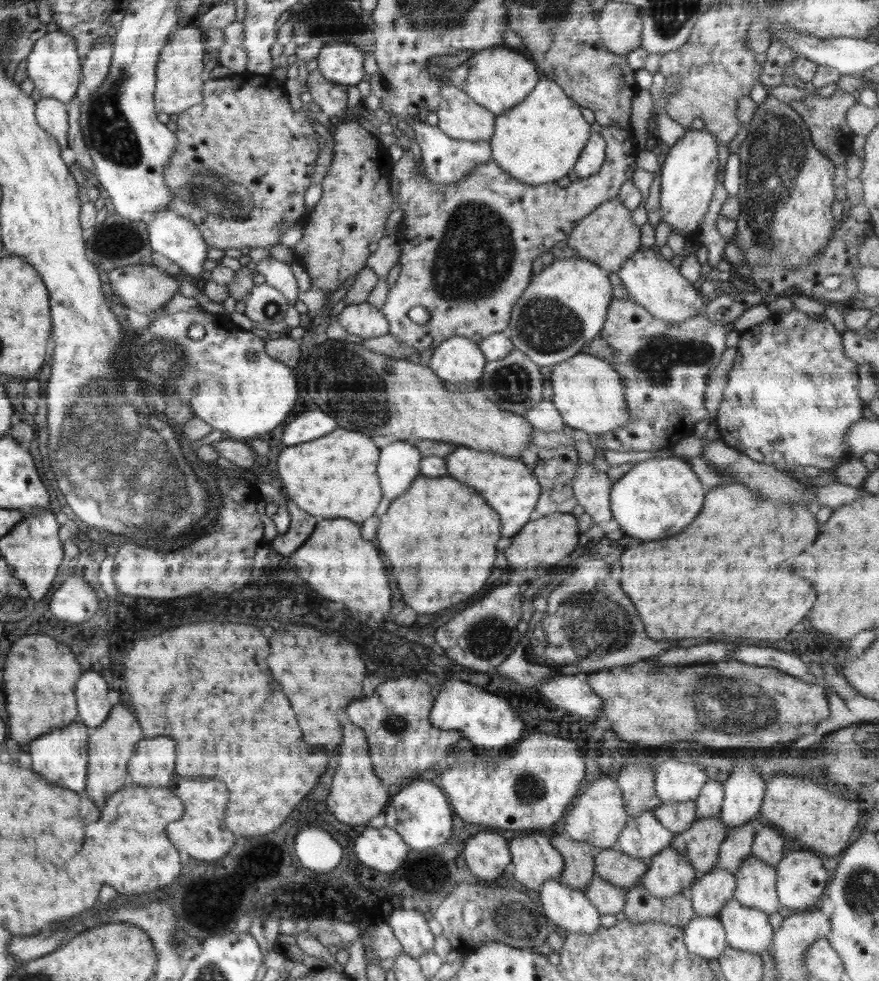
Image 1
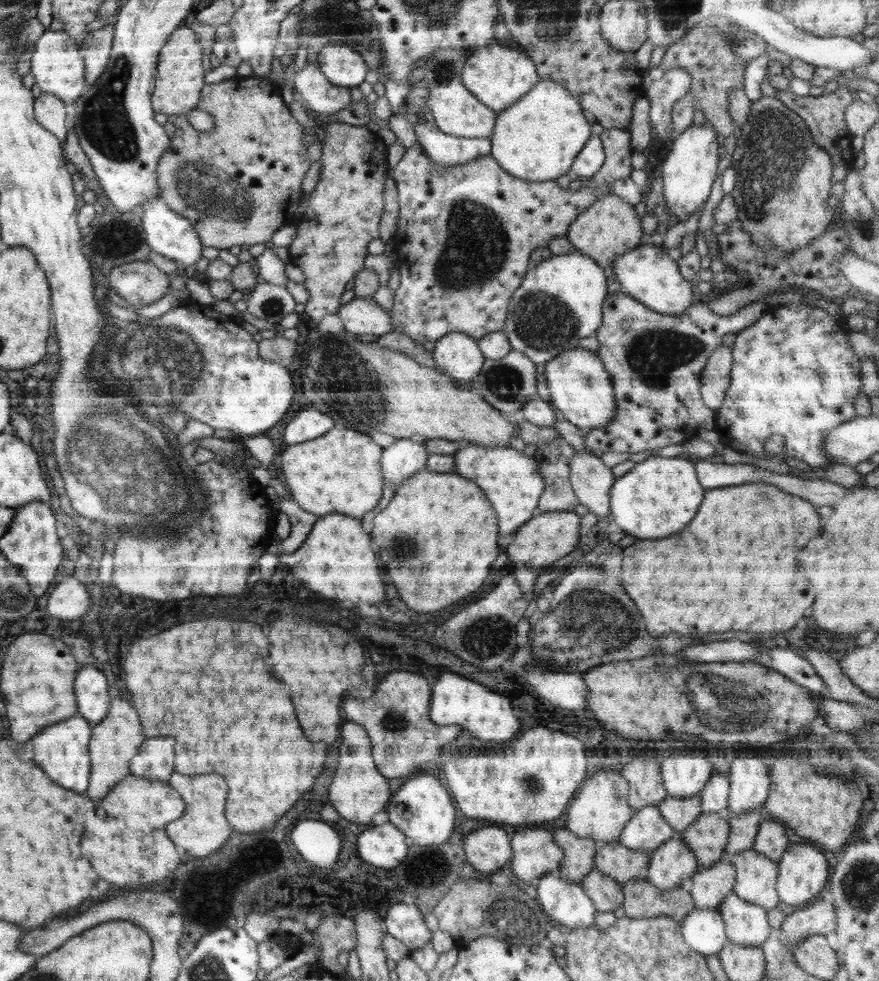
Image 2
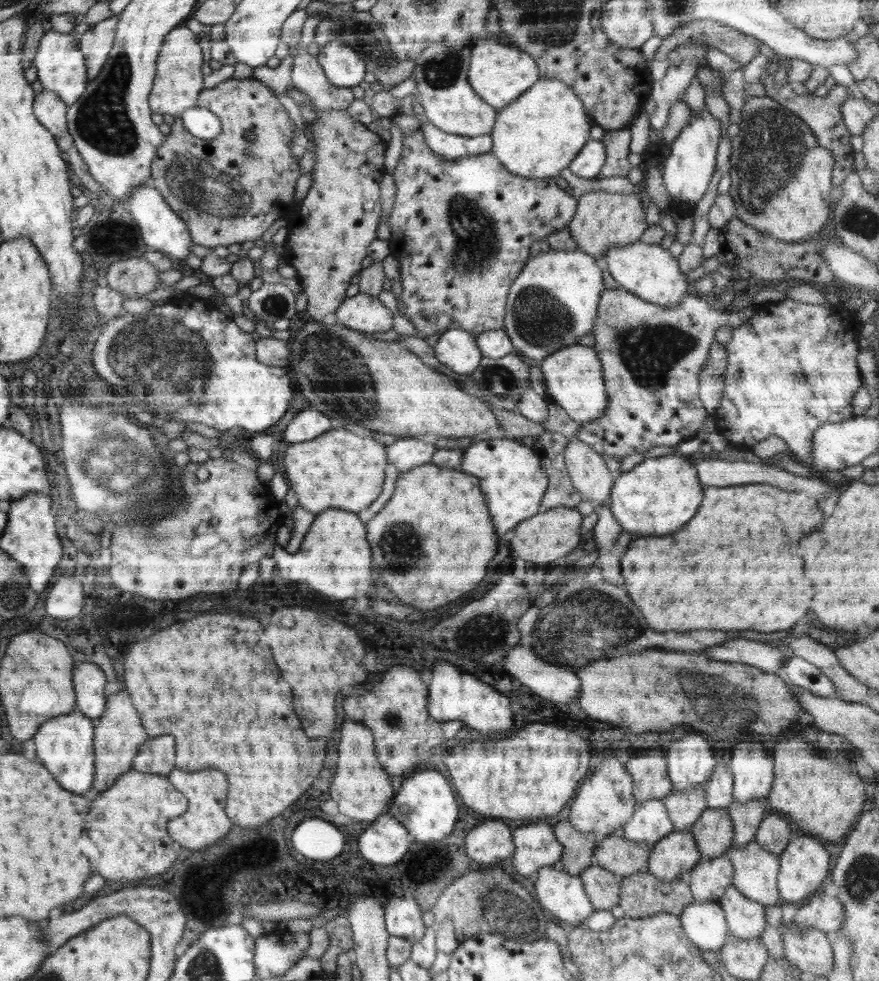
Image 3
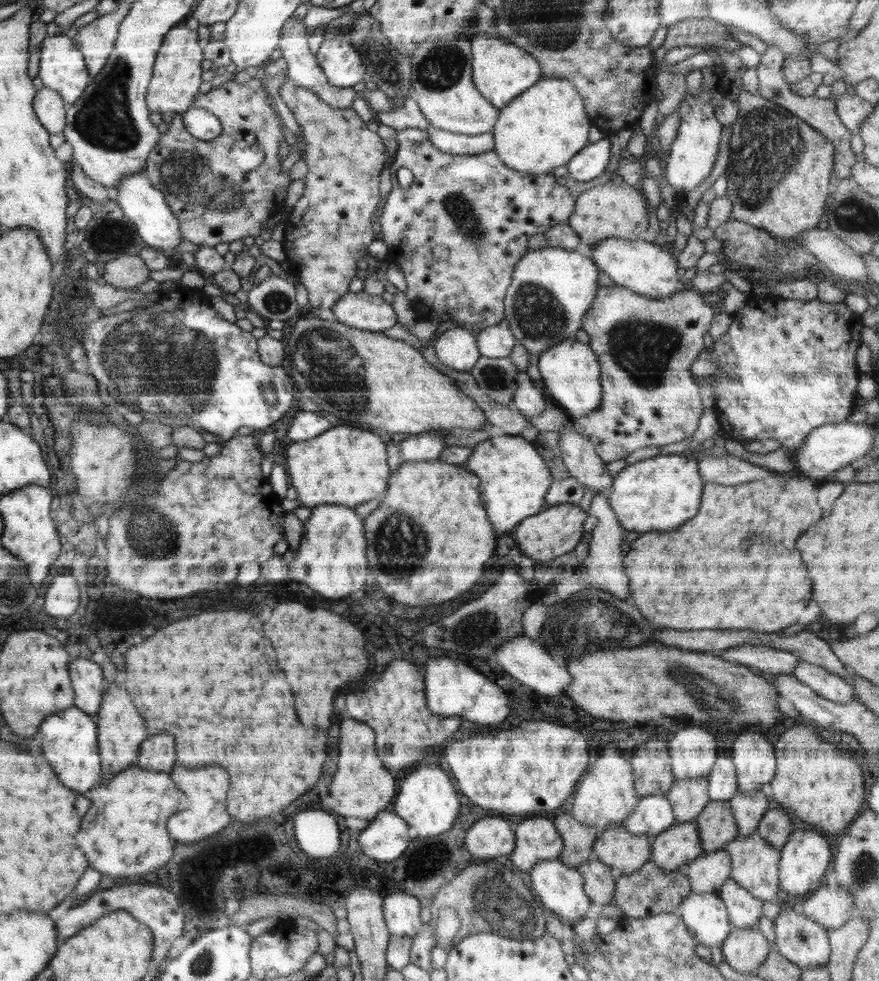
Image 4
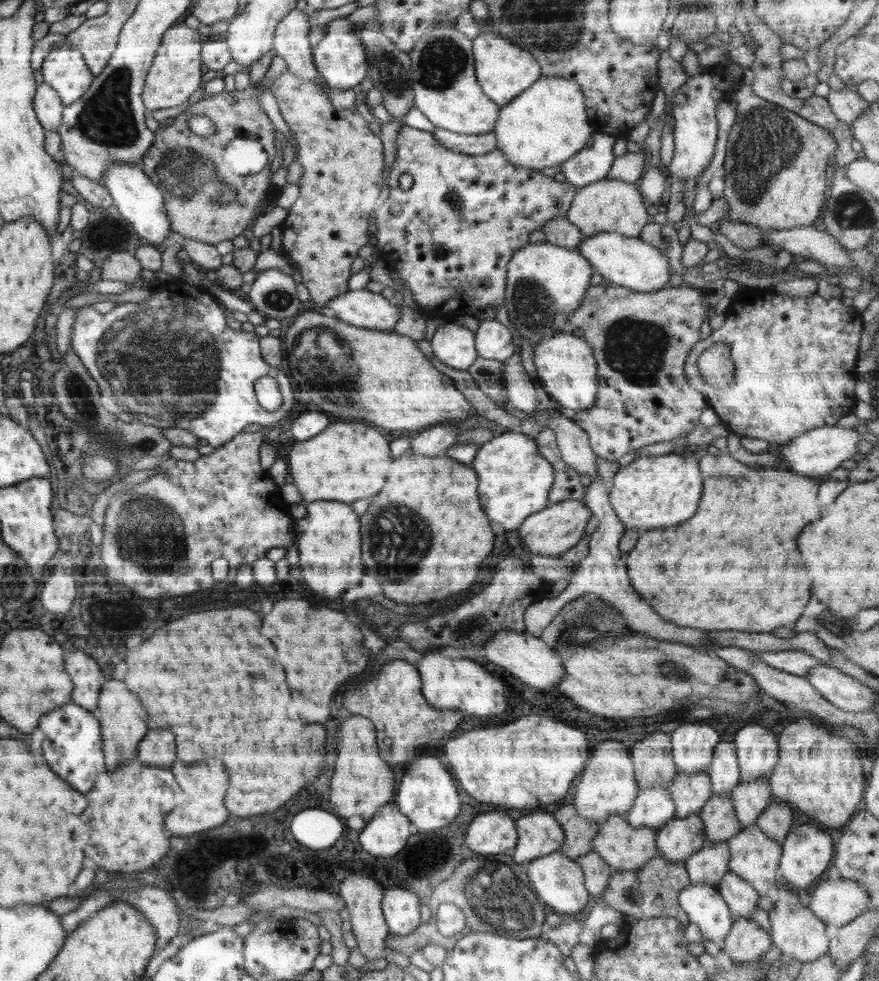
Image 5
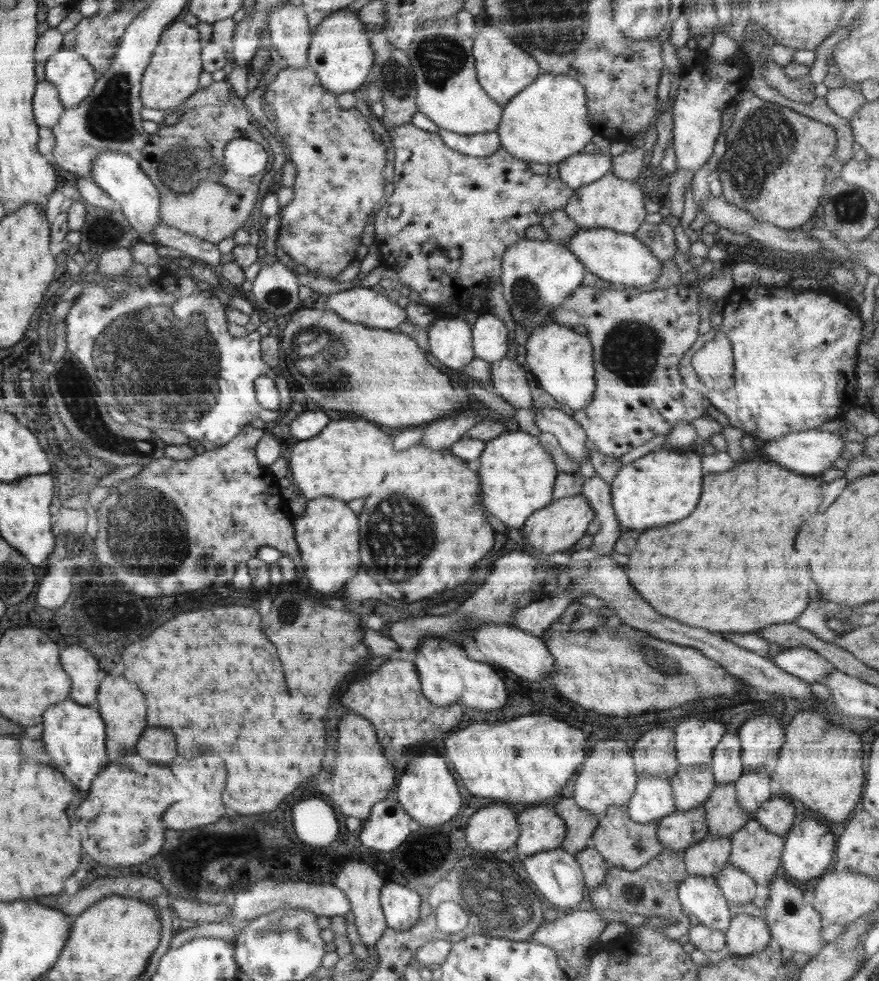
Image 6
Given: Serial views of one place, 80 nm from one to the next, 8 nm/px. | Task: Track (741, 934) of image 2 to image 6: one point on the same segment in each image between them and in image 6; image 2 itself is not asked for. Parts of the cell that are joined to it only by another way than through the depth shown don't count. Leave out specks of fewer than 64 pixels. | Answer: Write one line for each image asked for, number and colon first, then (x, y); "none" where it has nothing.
3: (745, 919)
4: (744, 911)
5: (740, 897)
6: (739, 889)

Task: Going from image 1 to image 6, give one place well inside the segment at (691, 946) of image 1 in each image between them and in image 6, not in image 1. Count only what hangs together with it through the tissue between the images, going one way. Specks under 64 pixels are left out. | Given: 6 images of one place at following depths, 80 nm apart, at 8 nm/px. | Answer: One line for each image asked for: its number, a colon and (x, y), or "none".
2: (703, 930)
3: (704, 923)
4: (704, 914)
5: (703, 905)
6: (700, 896)

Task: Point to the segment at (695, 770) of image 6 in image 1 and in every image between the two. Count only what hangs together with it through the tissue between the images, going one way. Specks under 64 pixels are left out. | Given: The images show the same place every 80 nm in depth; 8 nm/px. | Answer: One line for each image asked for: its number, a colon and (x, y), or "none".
1: (677, 817)
2: (679, 812)
3: (684, 807)
4: (688, 797)
5: (689, 792)

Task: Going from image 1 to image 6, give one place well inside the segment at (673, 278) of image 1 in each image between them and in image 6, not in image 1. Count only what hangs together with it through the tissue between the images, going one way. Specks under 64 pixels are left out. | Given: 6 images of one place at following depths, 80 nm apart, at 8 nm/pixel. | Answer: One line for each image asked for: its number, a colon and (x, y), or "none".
2: (647, 273)
3: (648, 270)
4: (646, 268)
5: (625, 261)
6: (619, 258)

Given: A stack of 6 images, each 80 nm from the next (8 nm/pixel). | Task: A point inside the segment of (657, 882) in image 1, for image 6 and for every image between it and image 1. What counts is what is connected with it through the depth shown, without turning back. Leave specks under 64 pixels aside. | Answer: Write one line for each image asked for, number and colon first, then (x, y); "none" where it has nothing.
2: (672, 863)
3: (676, 854)
4: (678, 845)
5: (679, 838)
6: (679, 830)

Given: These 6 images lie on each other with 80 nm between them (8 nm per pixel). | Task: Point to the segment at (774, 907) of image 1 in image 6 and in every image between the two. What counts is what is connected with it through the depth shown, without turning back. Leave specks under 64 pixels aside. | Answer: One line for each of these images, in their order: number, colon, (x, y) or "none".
2: (756, 876)
3: (755, 876)
4: (754, 863)
5: (754, 857)
6: (756, 851)

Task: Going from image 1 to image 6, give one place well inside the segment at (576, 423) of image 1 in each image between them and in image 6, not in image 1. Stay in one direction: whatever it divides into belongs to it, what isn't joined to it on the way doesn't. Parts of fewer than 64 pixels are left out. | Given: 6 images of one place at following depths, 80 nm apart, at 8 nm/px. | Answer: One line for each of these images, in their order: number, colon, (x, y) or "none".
2: (579, 386)
3: (574, 379)
4: (570, 370)
5: (565, 363)
6: (561, 360)

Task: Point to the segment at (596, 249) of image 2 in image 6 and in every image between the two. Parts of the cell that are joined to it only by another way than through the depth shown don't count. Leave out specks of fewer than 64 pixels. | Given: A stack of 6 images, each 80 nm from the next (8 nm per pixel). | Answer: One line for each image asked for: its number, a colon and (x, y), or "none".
3: (602, 220)
4: (601, 212)
5: (608, 205)
6: (611, 201)

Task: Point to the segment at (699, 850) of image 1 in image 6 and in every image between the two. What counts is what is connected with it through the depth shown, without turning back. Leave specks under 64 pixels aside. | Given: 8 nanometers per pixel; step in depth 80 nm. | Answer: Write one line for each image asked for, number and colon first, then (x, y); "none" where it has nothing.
2: (707, 837)
3: (712, 833)
4: (716, 824)
5: (721, 824)
6: (725, 816)

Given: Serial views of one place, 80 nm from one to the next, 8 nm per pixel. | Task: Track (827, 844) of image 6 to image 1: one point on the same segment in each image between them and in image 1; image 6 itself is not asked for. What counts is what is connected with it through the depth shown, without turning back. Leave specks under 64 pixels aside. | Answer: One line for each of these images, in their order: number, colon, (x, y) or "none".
1: (802, 880)
2: (803, 870)
3: (803, 866)
4: (804, 859)
5: (807, 851)

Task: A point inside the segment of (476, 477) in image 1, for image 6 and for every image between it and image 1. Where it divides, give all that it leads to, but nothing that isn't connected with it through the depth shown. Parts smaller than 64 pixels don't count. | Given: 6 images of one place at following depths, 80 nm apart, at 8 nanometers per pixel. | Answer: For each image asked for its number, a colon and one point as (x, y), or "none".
2: (511, 479)
3: (511, 474)
4: (514, 479)
5: (515, 479)
6: (518, 475)

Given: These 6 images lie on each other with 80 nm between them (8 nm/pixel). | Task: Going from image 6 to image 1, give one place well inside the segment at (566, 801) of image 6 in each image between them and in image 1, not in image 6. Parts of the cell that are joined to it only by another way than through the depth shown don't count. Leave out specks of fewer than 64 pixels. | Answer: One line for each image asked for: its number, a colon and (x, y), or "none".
1: (579, 869)
2: (579, 853)
3: (578, 847)
4: (578, 840)
5: (579, 832)

